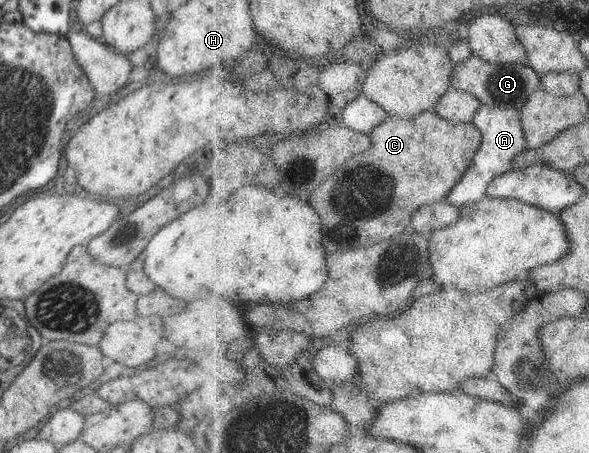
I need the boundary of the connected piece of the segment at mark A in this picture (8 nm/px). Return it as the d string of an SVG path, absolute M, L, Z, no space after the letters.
M483 105L474 124L483 132L483 144L477 158L465 178L453 190L448 200L456 206L463 206L479 202L487 196L491 184L496 179L514 170L514 162L529 147L526 129L523 125L523 112L519 108L493 108Z

